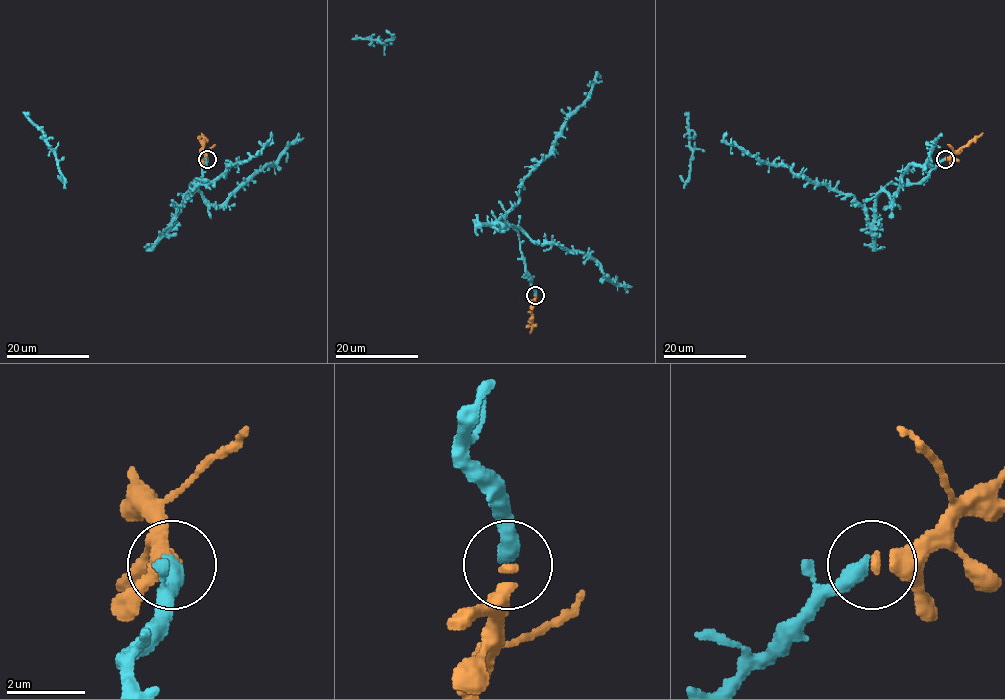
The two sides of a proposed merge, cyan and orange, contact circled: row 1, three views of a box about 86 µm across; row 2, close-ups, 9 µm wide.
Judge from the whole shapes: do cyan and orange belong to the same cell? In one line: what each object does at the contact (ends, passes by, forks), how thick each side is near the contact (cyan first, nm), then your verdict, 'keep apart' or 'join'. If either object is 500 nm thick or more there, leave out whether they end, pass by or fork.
cyan ends; orange ends; calibres 440 and 200 nm; join

